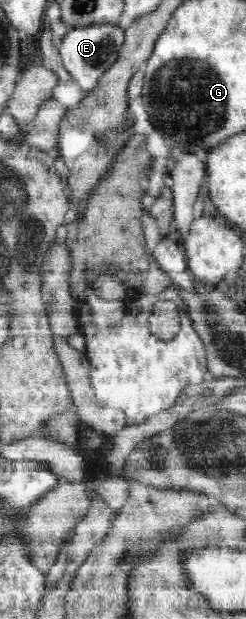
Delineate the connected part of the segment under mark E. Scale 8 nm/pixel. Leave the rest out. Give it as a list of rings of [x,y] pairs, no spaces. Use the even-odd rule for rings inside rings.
[[[95,22],[92,26],[76,26],[69,29],[61,41],[59,52],[64,69],[78,81],[80,89],[92,91],[98,85],[98,79],[119,59],[119,51],[125,40],[125,31],[113,22]]]

